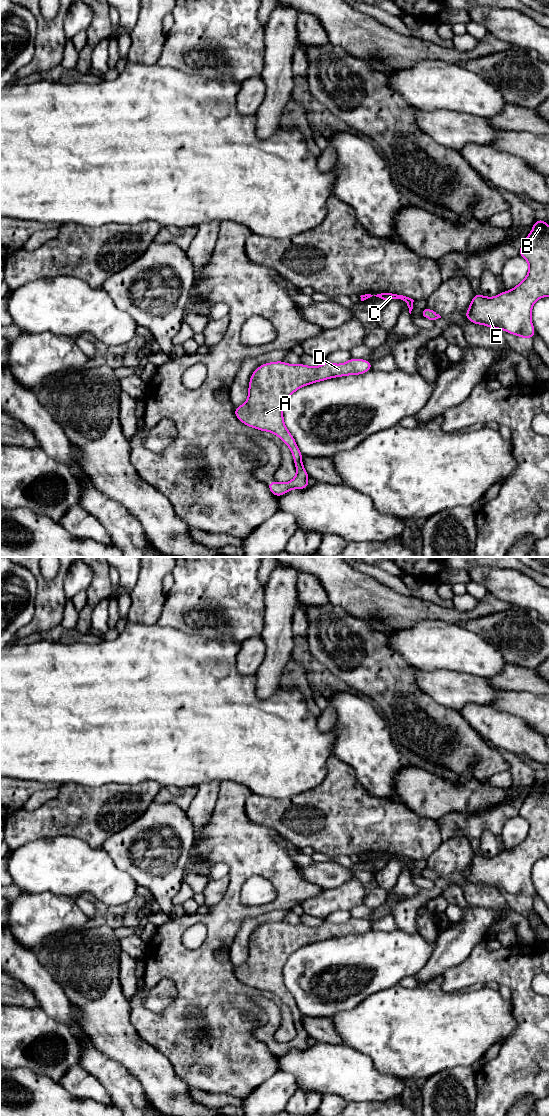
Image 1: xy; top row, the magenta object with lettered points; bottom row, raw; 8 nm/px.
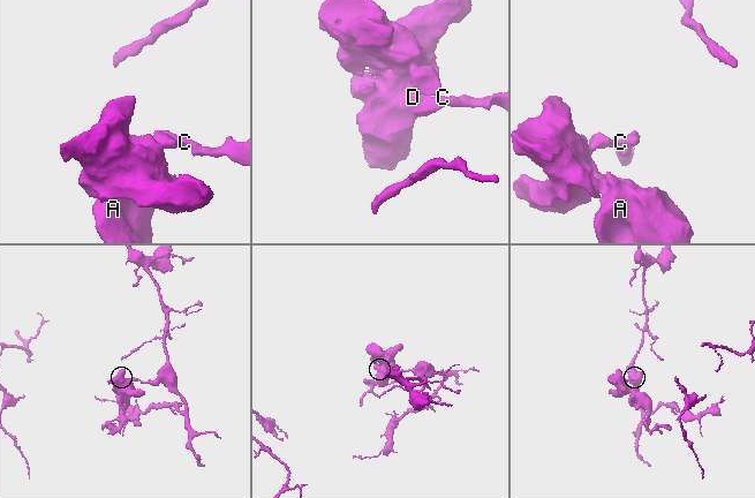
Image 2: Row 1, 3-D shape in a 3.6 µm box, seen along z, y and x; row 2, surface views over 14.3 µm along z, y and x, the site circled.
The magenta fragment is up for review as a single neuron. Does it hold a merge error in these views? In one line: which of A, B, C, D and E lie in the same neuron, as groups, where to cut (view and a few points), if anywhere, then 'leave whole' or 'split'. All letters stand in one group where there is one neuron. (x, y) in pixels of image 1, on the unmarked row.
A D / B C E; cut in xy along (361, 858), (365, 859); split

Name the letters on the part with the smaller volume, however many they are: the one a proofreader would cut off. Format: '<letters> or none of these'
A, D

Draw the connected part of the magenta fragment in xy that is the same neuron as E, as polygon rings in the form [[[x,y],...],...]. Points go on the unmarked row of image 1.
[[[546,780],[534,782],[530,794],[522,801],[519,815],[529,824],[527,836],[512,850],[503,851],[498,856],[485,857],[476,853],[465,876],[474,884],[500,891],[504,889],[510,894],[531,899],[536,894],[531,880],[532,867],[538,859],[549,856],[549,789]]]

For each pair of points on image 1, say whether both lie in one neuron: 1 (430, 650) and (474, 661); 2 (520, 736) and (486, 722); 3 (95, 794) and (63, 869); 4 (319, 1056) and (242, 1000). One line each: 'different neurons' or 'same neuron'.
1: same neuron
2: same neuron
3: different neurons
4: different neurons

